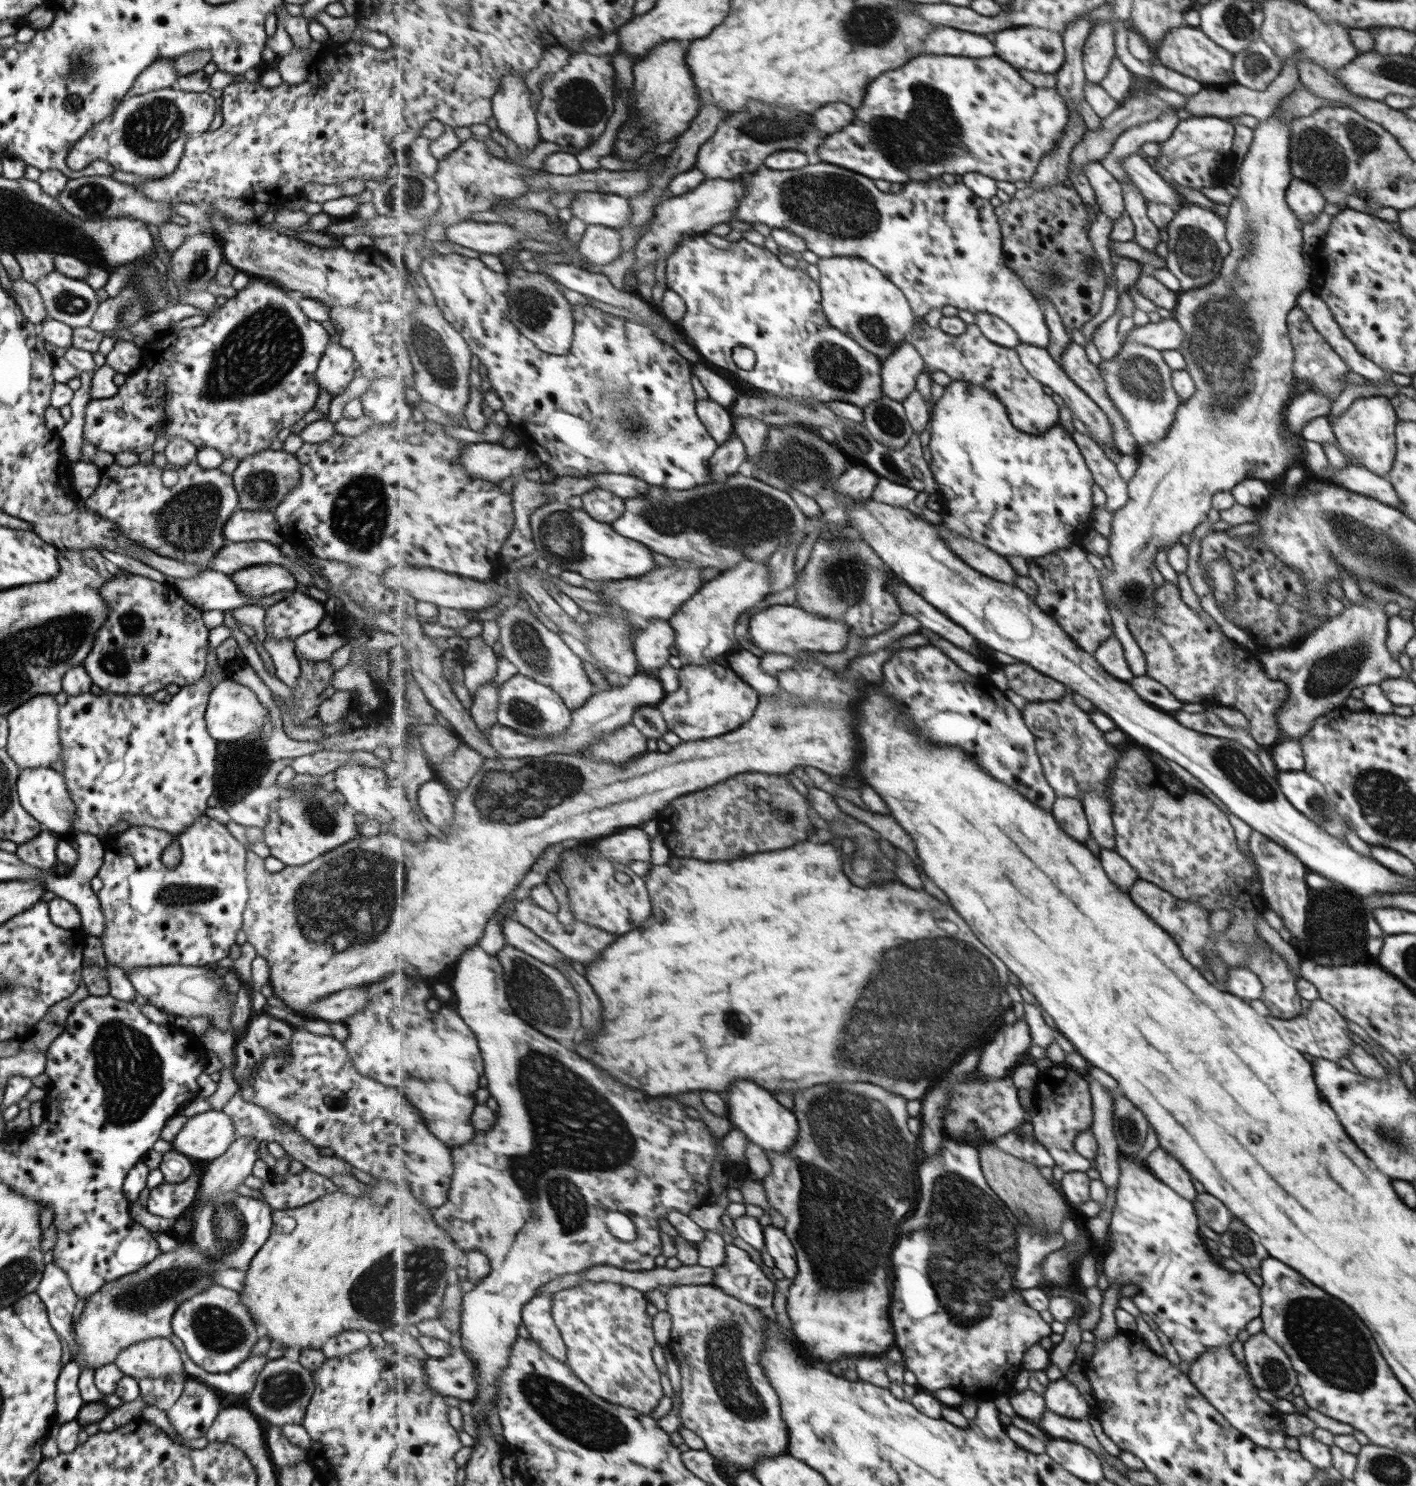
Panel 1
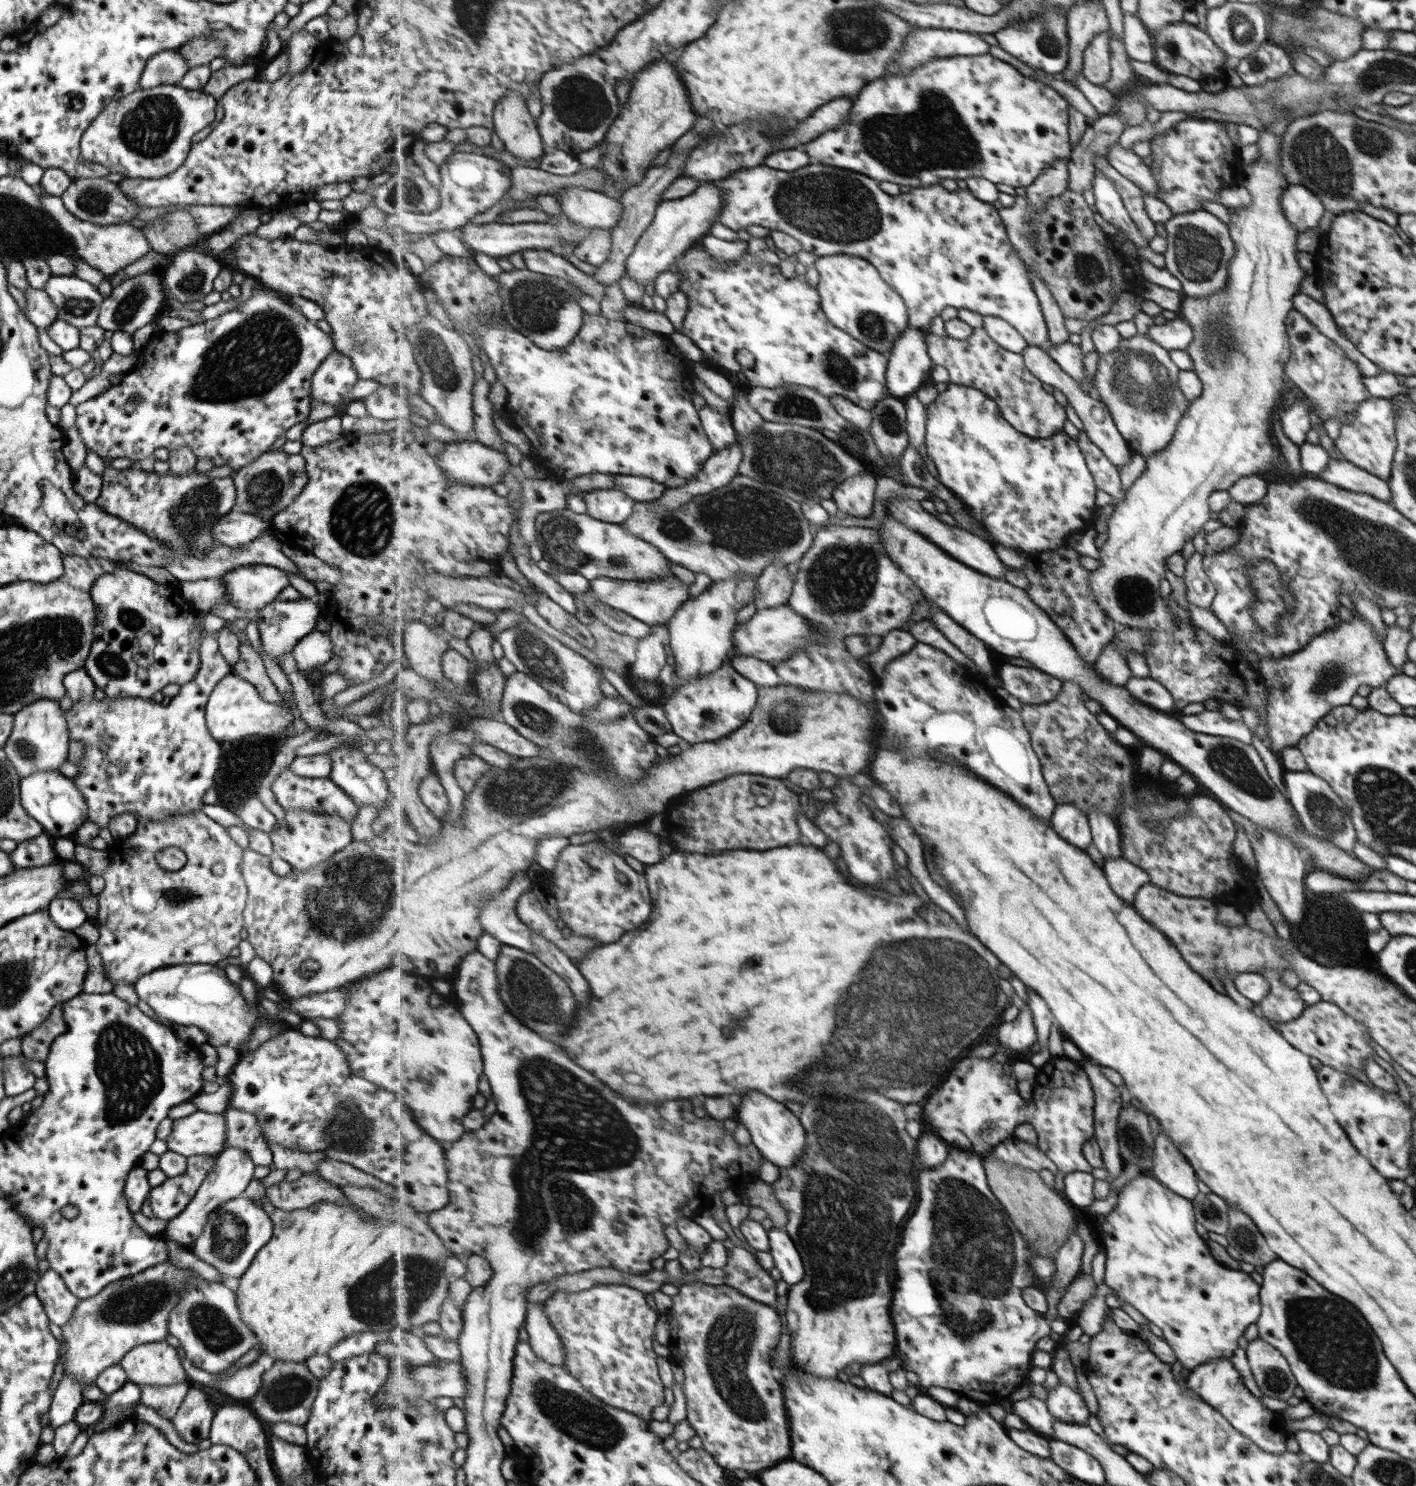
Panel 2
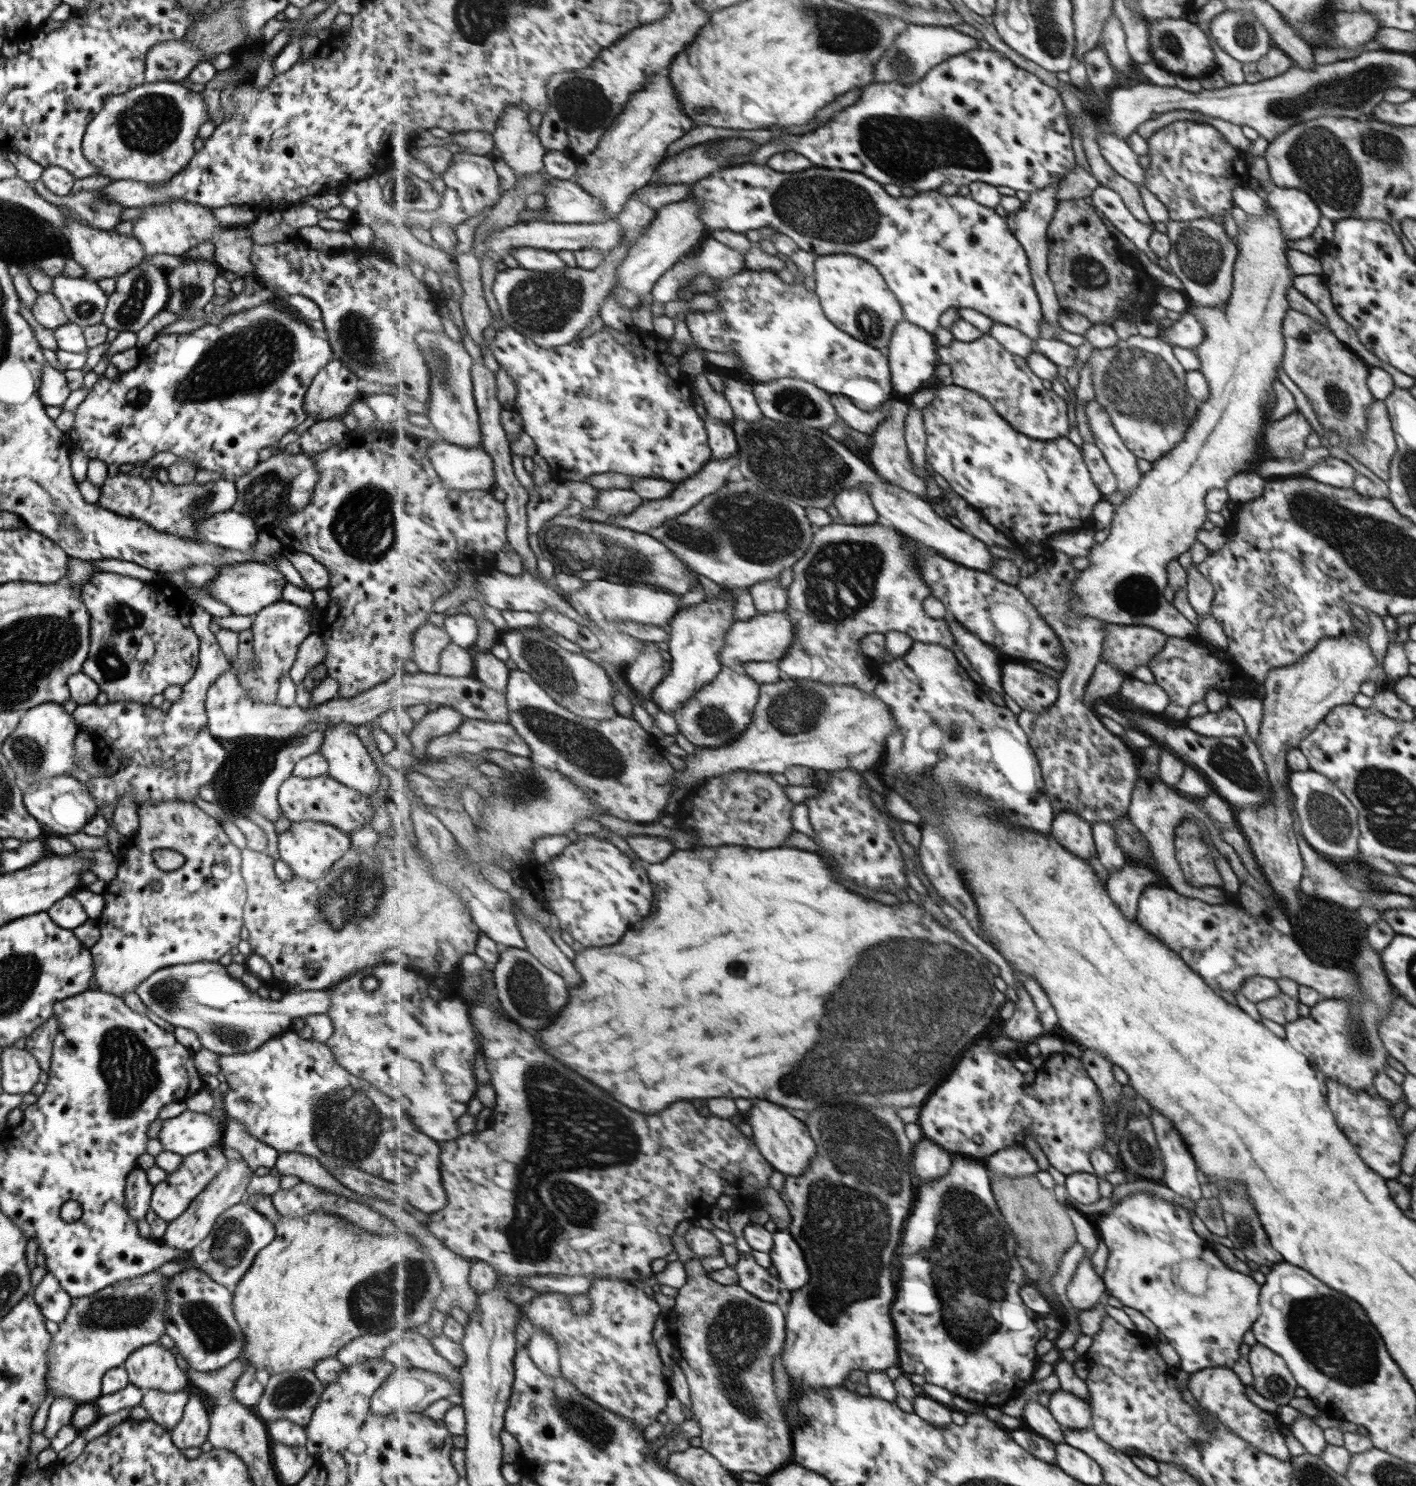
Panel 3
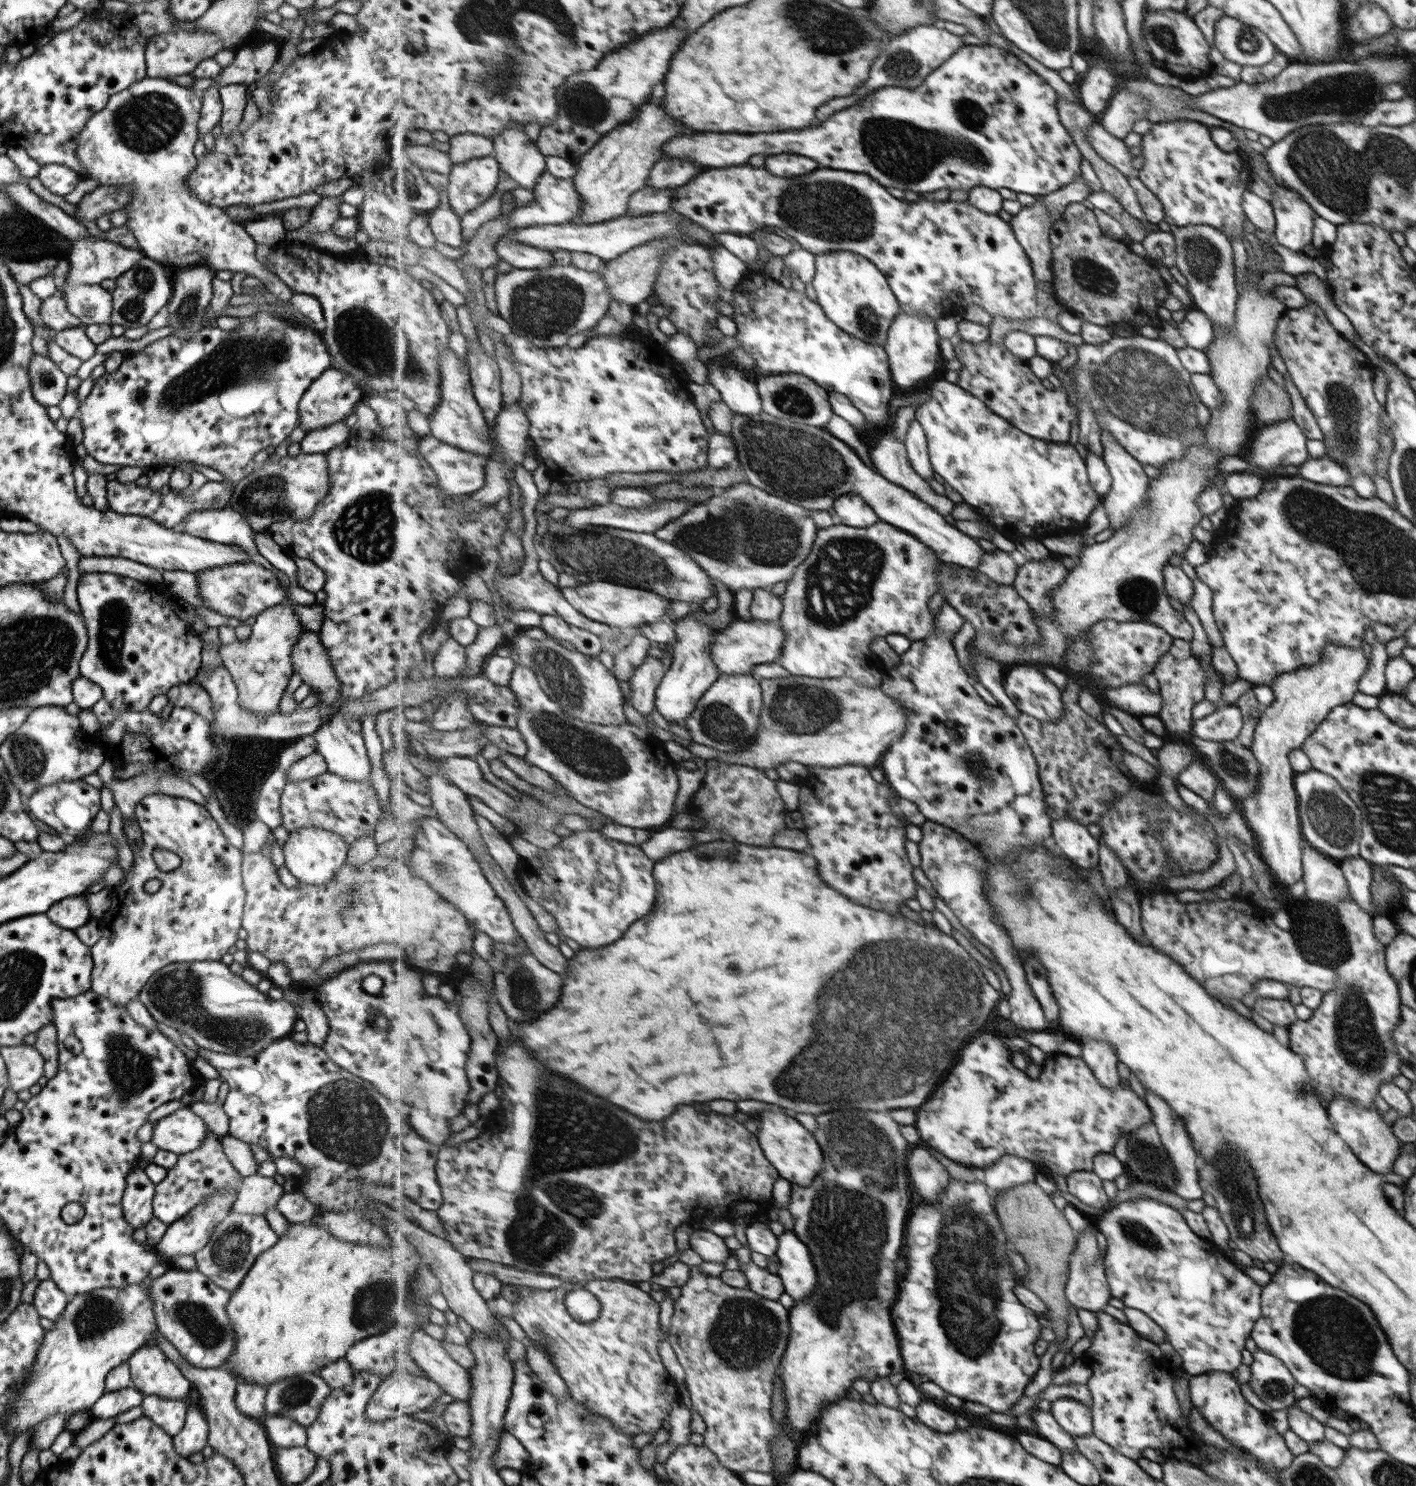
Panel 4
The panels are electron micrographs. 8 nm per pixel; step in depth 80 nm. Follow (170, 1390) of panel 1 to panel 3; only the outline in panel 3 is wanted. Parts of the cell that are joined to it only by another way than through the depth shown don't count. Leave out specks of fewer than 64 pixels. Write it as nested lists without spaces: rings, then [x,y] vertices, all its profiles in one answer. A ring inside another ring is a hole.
[[[143,1390],[140,1405],[147,1411],[149,1420],[170,1432],[180,1421],[187,1399],[187,1393],[182,1390],[179,1392]]]

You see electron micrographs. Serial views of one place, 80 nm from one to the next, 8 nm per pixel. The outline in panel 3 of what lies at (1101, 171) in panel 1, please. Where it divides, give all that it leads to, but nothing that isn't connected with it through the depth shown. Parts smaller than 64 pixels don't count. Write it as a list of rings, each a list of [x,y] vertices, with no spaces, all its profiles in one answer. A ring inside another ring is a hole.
[[[1097,186],[1090,195],[1091,204],[1098,209],[1099,216],[1109,220],[1111,224],[1128,238],[1138,250],[1147,257],[1153,258],[1148,247],[1149,235],[1154,231],[1153,224],[1140,223],[1122,203],[1122,198],[1107,186]]]

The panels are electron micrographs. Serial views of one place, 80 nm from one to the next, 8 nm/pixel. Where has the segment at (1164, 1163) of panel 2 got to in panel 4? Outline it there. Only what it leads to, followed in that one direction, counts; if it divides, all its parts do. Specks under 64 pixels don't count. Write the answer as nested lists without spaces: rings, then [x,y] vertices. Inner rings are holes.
[[[1145,1092],[1147,1104],[1151,1104],[1151,1123],[1159,1133],[1161,1146],[1169,1155],[1170,1163],[1174,1166],[1174,1187],[1172,1192],[1183,1200],[1201,1198],[1201,1186],[1197,1186],[1197,1170],[1195,1170],[1195,1150],[1191,1146],[1189,1134],[1183,1128],[1181,1118],[1153,1092]]]

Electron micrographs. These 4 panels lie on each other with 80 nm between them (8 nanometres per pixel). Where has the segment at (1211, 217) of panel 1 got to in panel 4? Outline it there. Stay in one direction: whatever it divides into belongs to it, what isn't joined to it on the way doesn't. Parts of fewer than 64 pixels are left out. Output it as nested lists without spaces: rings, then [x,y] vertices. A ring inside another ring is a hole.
[[[1206,224],[1171,226],[1175,241],[1175,254],[1183,256],[1187,262],[1174,264],[1187,280],[1186,289],[1194,308],[1203,311],[1210,322],[1217,327],[1229,329],[1233,325],[1237,292],[1233,270],[1233,251],[1228,238]]]

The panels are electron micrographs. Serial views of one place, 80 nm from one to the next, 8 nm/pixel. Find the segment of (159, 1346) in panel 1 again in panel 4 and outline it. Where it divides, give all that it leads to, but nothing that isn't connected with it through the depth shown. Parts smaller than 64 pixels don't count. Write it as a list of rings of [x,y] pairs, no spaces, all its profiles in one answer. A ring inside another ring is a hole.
[[[143,1345],[138,1348],[129,1356],[126,1360],[129,1372],[131,1386],[141,1392],[143,1395],[154,1394],[159,1398],[166,1398],[167,1400],[182,1400],[187,1407],[189,1407],[189,1388],[191,1386],[190,1382],[181,1374],[181,1371],[154,1345],[146,1346]]]

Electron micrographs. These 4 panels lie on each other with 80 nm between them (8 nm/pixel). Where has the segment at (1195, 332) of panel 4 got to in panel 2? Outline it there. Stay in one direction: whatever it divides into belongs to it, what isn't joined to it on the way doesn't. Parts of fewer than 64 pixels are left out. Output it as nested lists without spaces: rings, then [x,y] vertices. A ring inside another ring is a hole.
[[[1178,317],[1169,321],[1165,320],[1161,326],[1152,324],[1145,336],[1167,350],[1183,351],[1194,340],[1194,332],[1191,332],[1185,320]]]

